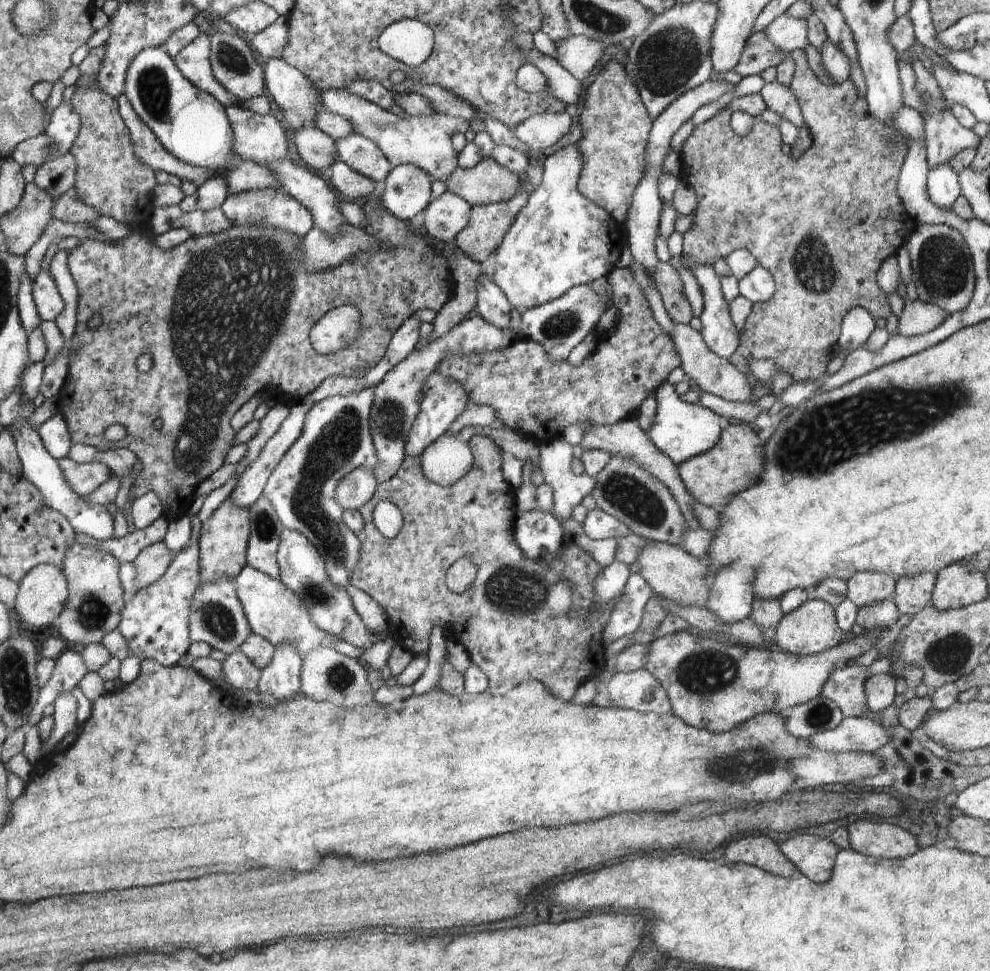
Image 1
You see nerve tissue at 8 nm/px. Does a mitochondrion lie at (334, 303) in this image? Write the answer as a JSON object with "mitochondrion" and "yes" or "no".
{"mitochondrion":"no"}

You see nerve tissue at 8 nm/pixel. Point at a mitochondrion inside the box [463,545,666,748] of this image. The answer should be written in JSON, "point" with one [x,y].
{"point":[509,590]}

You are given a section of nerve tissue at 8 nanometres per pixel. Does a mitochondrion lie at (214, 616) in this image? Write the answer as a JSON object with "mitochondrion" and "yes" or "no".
{"mitochondrion":"yes"}

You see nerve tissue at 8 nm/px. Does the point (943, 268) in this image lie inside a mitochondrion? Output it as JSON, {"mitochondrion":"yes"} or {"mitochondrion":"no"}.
{"mitochondrion":"yes"}

